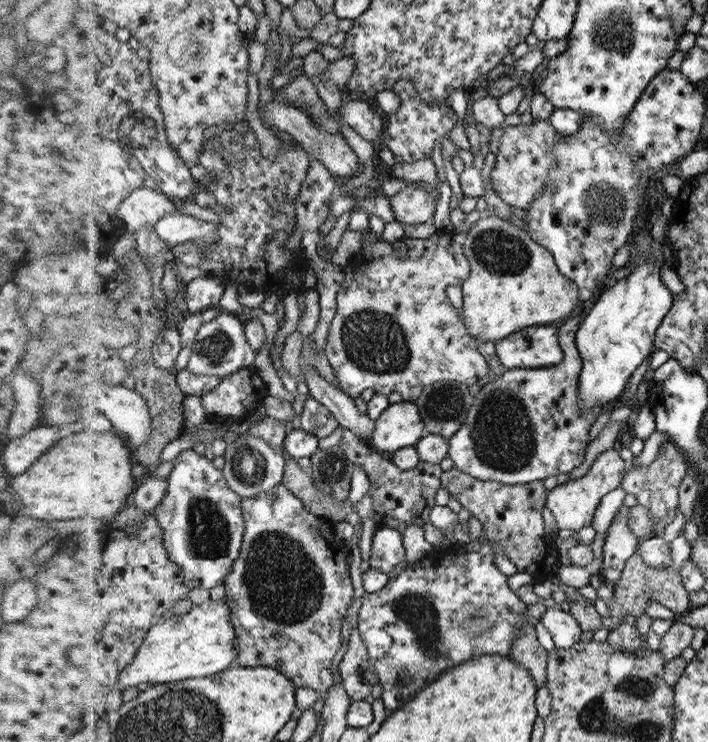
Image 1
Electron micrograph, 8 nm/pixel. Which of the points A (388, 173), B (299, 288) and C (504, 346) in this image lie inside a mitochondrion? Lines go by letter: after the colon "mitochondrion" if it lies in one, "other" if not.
A: other
B: other
C: other

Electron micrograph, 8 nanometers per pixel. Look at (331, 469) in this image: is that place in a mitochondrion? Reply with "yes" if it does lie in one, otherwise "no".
yes

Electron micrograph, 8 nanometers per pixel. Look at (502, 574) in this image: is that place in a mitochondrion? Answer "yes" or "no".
no

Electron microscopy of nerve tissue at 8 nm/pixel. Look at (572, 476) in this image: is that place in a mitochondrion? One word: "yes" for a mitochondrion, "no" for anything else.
no

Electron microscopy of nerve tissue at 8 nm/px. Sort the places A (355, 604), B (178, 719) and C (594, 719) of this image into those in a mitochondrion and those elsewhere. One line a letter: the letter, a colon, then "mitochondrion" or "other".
A: other
B: mitochondrion
C: mitochondrion

